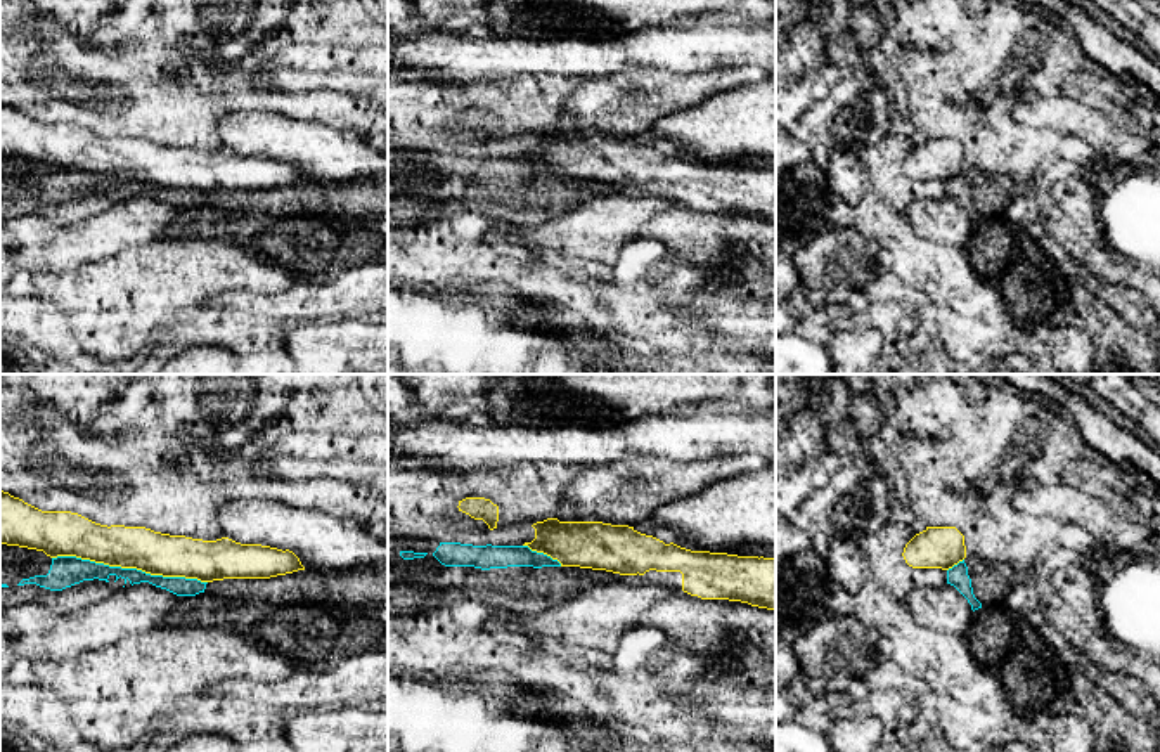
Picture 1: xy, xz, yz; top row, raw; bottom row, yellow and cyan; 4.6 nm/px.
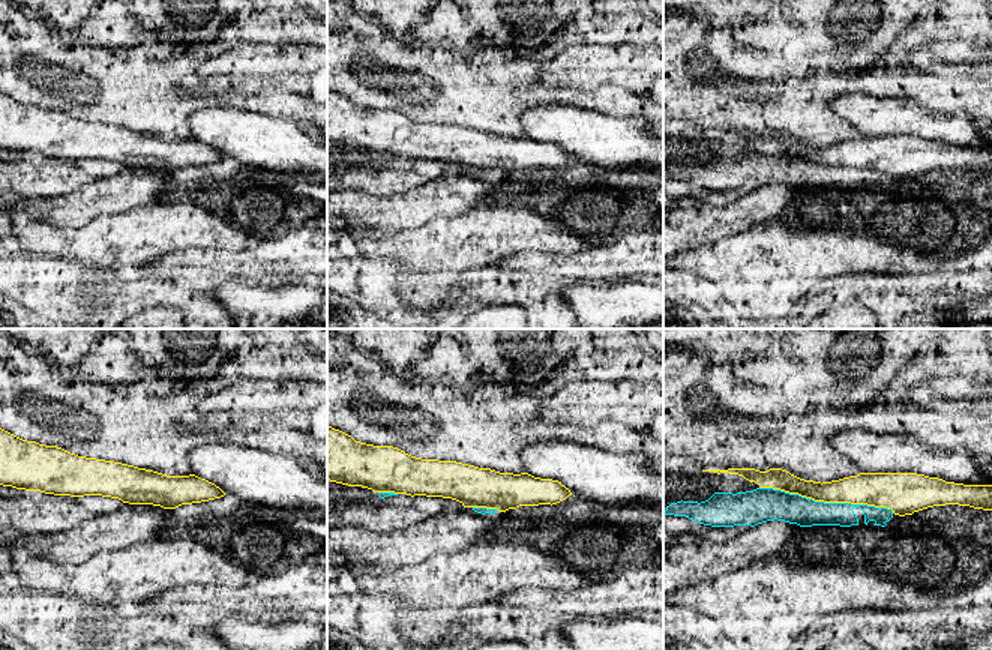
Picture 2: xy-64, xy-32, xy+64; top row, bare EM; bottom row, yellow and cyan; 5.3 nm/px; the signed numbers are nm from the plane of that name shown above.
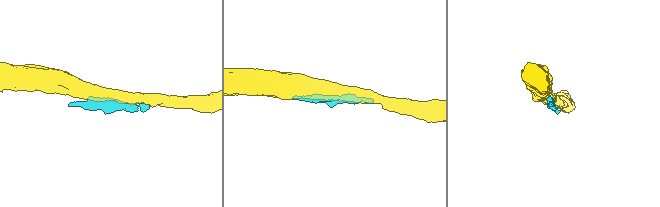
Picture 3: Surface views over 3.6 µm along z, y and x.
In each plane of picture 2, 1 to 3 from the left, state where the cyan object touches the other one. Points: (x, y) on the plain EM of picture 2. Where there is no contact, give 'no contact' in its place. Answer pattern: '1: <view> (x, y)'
1: no contact
2: xy-32 (486, 171)
3: xy+64 (827, 165)

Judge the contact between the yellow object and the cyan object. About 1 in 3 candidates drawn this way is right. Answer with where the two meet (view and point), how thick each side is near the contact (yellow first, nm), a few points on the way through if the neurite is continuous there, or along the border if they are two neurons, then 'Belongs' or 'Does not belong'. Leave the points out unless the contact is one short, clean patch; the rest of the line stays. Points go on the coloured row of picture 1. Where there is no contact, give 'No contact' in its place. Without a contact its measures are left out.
Touches yellow at xy (130, 567). Thickness 200 nm (yellow) against 120 nm. Does not belong

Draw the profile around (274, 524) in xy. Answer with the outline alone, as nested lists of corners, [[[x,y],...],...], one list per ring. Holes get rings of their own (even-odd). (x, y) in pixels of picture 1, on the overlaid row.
[[[253,499],[216,508],[223,535],[241,544],[293,551],[301,565],[319,574],[388,568],[388,542],[376,539],[353,516],[332,516],[286,502]]]

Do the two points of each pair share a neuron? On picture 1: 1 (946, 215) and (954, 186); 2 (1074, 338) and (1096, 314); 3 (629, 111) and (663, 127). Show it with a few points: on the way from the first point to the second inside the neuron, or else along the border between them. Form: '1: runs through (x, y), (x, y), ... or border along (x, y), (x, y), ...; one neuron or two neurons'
1: border along (947, 194), (973, 222); two neurons
2: border along (1079, 326), (1089, 337), (1095, 356); two neurons
3: border along (693, 108), (672, 111), (650, 129); two neurons

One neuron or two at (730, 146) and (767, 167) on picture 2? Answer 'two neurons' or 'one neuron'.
one neuron

